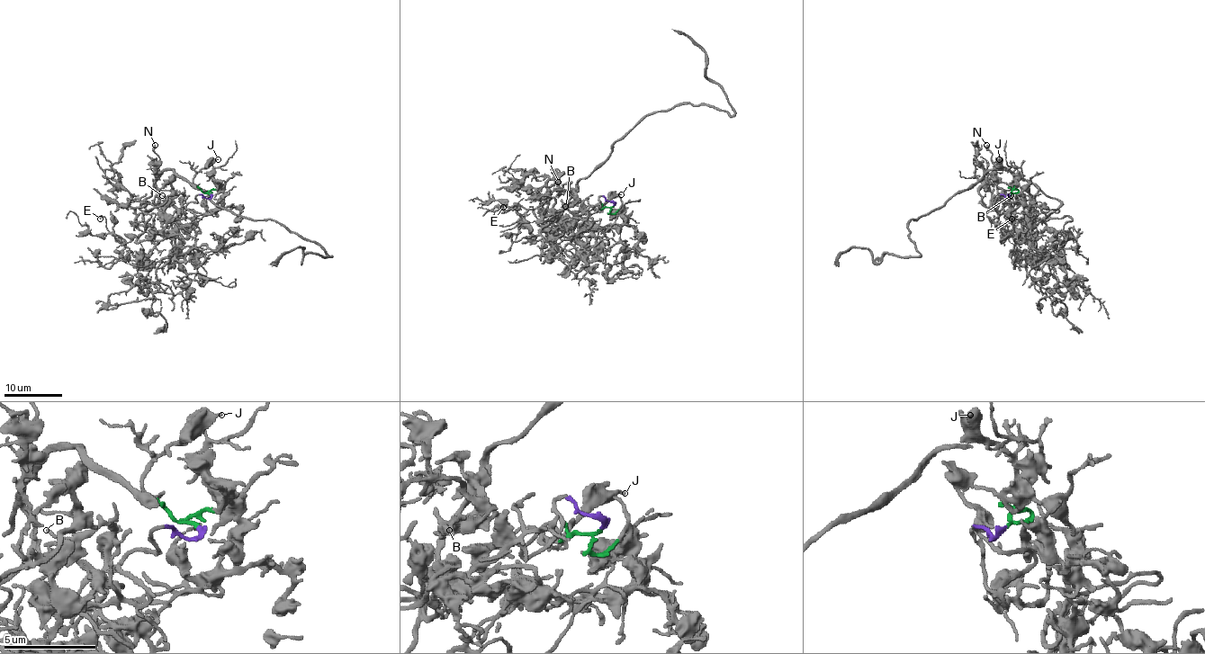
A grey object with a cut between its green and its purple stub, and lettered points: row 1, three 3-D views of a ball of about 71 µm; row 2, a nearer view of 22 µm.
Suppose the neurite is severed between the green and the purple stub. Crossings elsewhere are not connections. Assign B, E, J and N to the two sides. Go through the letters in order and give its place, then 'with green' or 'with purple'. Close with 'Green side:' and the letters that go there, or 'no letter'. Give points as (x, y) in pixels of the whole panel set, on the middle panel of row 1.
B: at (565, 206); with purple
E: at (503, 207); with purple
J: at (621, 194); with green
N: at (558, 182); with purple
Green side: J

